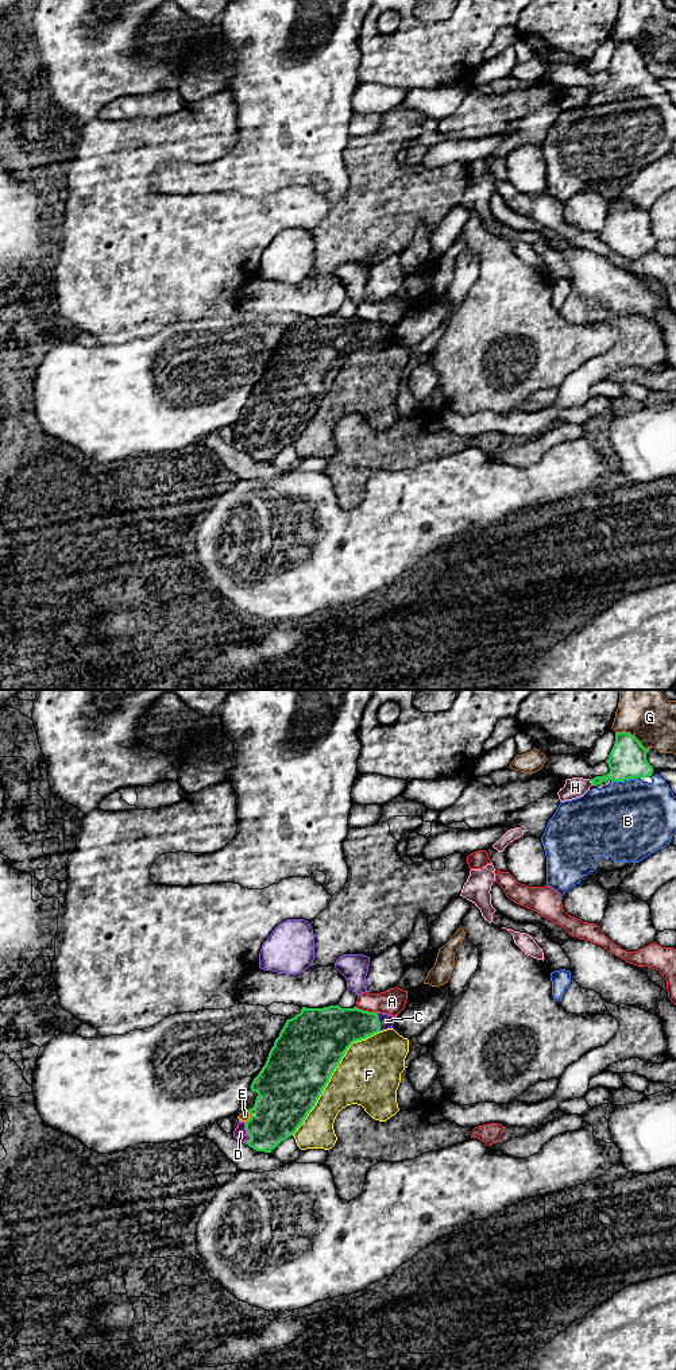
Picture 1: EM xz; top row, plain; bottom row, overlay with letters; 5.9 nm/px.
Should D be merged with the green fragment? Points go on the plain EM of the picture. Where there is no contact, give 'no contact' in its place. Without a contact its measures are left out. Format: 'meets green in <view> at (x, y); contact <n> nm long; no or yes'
meets green in xz at (247, 442); contact 130 nm long; yes

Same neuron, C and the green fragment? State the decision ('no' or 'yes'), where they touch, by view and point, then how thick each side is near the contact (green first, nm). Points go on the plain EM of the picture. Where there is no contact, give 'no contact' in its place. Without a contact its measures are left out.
yes; meets green in xz at (378, 331); 240 nm thick on the green side, 80 nm on the other

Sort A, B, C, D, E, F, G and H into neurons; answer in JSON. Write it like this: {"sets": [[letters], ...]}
{"sets": [["A"], ["B", "C", "D", "E"], ["F"], ["G"], ["H"]]}

